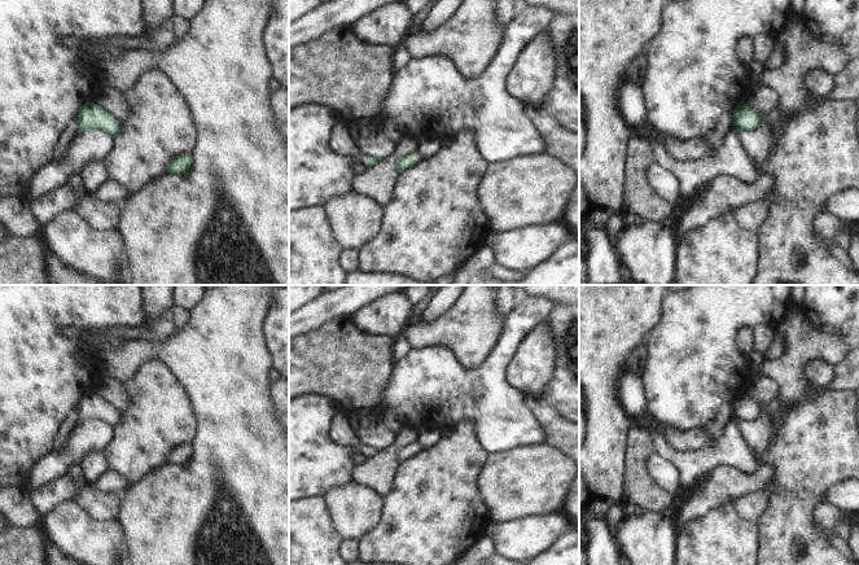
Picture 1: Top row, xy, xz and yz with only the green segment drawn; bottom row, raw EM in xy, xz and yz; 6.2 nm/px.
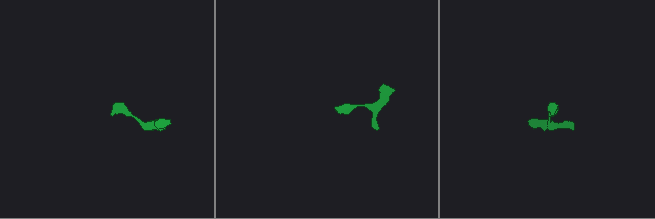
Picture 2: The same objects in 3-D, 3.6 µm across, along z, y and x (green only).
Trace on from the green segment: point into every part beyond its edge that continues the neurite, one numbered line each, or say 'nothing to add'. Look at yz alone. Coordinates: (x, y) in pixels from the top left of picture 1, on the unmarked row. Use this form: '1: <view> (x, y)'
nothing to add

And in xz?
1: xz (340, 432)

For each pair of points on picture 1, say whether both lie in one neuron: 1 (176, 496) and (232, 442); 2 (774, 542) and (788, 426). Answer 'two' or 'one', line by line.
1: one
2: one

